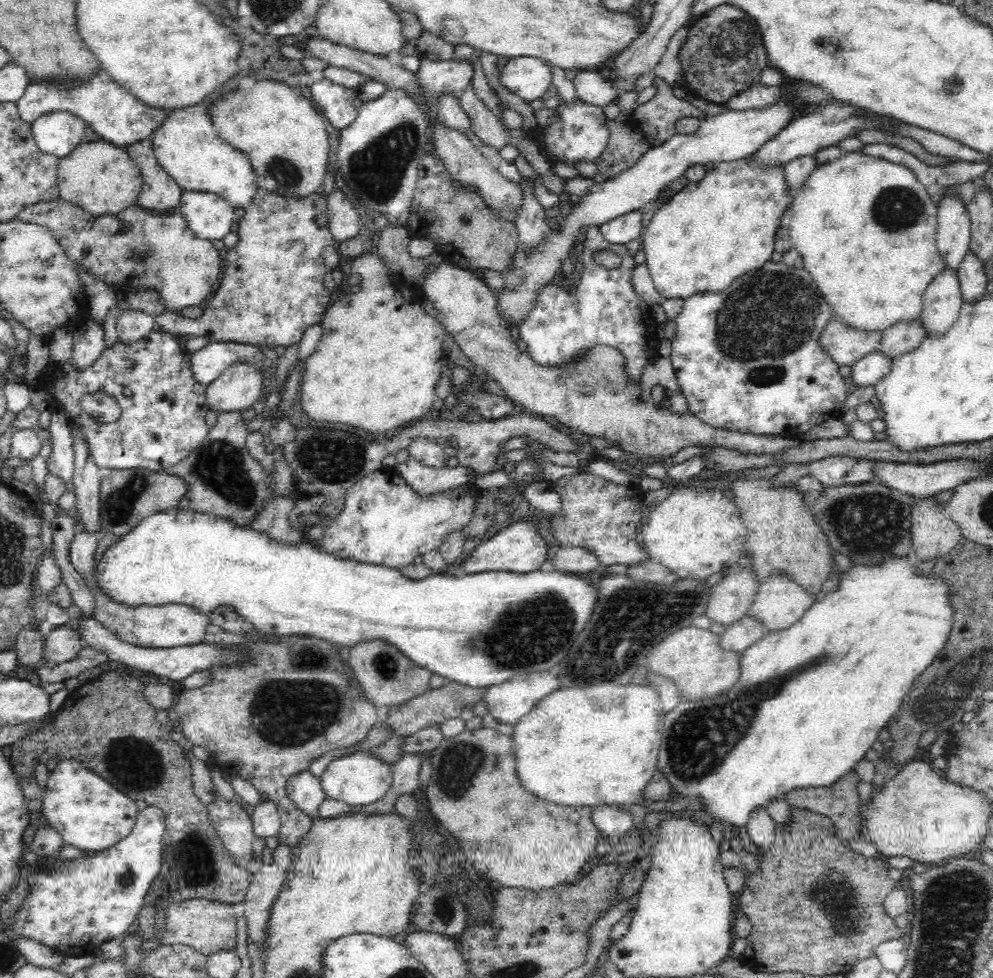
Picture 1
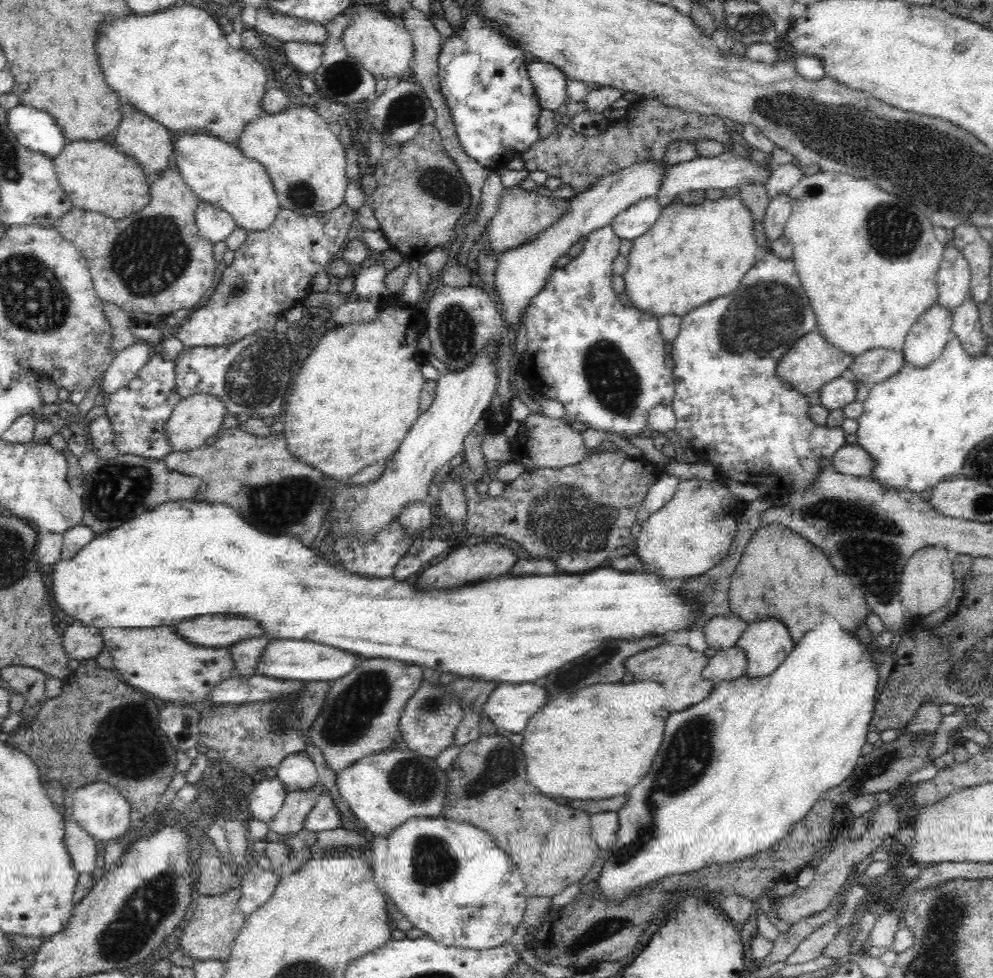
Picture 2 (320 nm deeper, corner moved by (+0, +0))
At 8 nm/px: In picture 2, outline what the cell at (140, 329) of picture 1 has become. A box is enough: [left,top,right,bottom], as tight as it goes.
[101,341,154,407]

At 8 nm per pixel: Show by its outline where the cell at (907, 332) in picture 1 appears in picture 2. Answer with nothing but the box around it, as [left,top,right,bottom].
[847,348,905,385]

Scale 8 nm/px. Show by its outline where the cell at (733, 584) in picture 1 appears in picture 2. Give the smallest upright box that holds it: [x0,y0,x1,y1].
[702,612,747,652]

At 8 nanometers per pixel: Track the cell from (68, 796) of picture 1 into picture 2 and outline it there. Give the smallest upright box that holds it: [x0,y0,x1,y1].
[69,782,132,841]

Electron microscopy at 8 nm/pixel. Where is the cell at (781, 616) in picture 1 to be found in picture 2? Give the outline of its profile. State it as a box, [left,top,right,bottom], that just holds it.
[736,618,795,678]

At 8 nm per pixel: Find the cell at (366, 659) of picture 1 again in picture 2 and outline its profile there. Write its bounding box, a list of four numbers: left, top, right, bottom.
[310,658,422,776]

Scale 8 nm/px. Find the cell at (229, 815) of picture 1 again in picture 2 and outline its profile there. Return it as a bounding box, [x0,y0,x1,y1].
[238,860,279,915]

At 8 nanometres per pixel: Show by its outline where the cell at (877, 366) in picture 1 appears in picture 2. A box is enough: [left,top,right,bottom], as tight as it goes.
[818,374,856,412]

